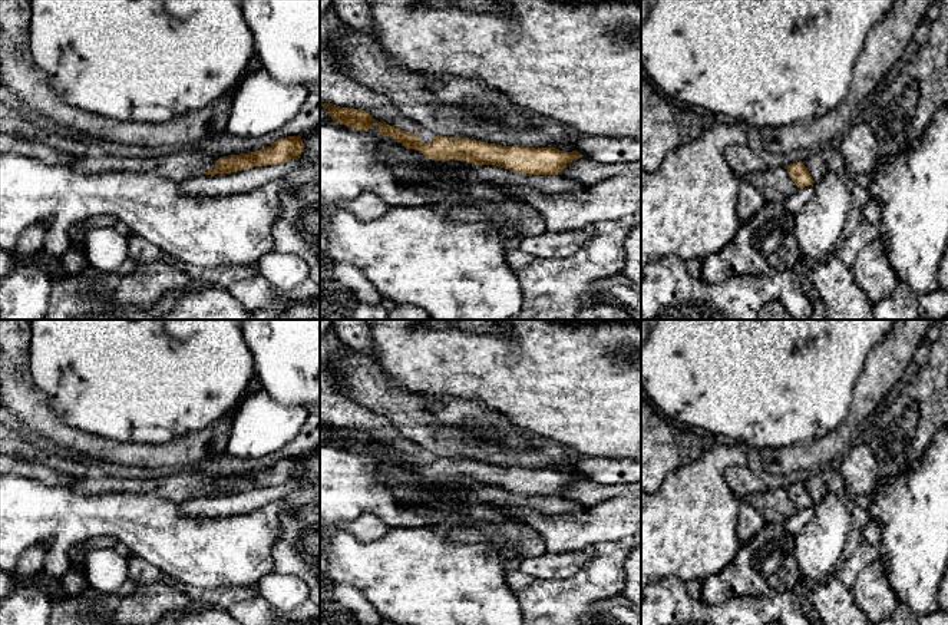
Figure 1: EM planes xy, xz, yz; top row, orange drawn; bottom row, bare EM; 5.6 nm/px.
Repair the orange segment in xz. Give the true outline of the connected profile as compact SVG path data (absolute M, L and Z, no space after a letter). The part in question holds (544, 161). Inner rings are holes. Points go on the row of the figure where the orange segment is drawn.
M320 103L320 106L326 108L330 112L330 116L334 122L356 130L369 130L371 125L377 125L380 135L390 136L396 139L397 142L400 142L406 149L416 149L422 152L425 158L429 158L432 161L445 162L445 161L455 159L455 161L466 161L472 165L496 165L509 171L528 173L528 175L558 175L565 169L565 166L569 162L582 158L582 155L578 151L567 152L567 151L559 151L555 148L535 149L535 148L525 148L519 145L502 146L502 145L480 142L480 140L469 139L469 138L447 138L447 136L439 136L439 135L430 142L423 143L416 133L403 132L394 126L379 122L373 119L370 113L361 109L340 108L333 103Z

